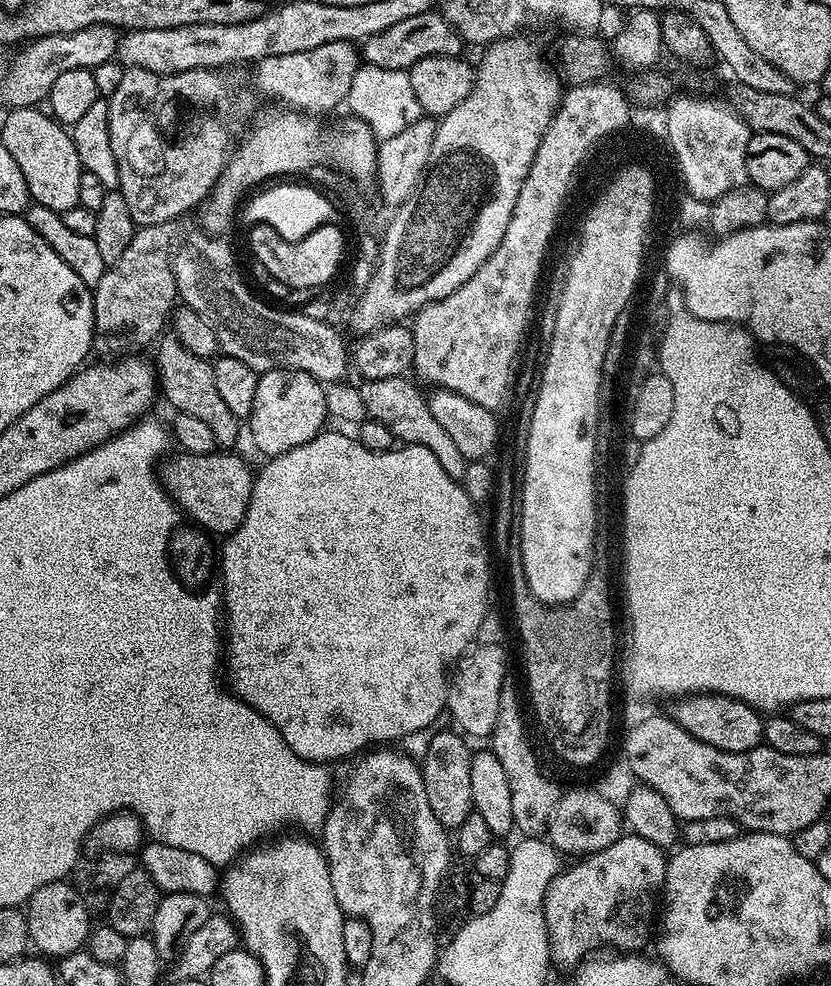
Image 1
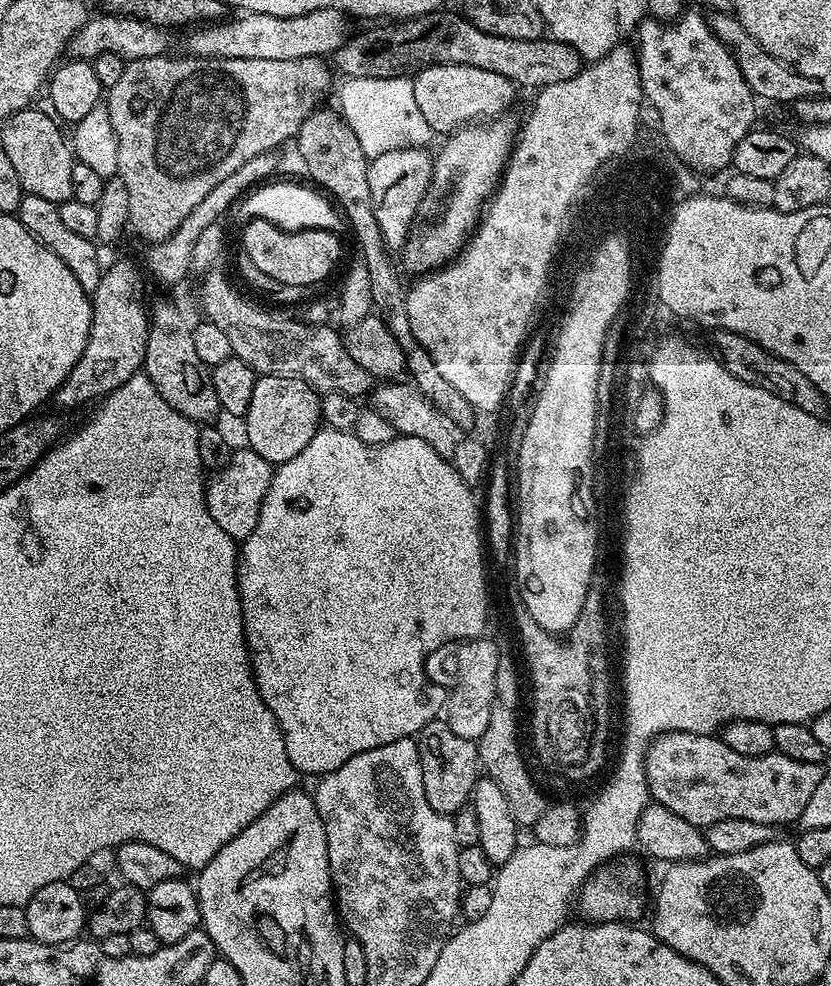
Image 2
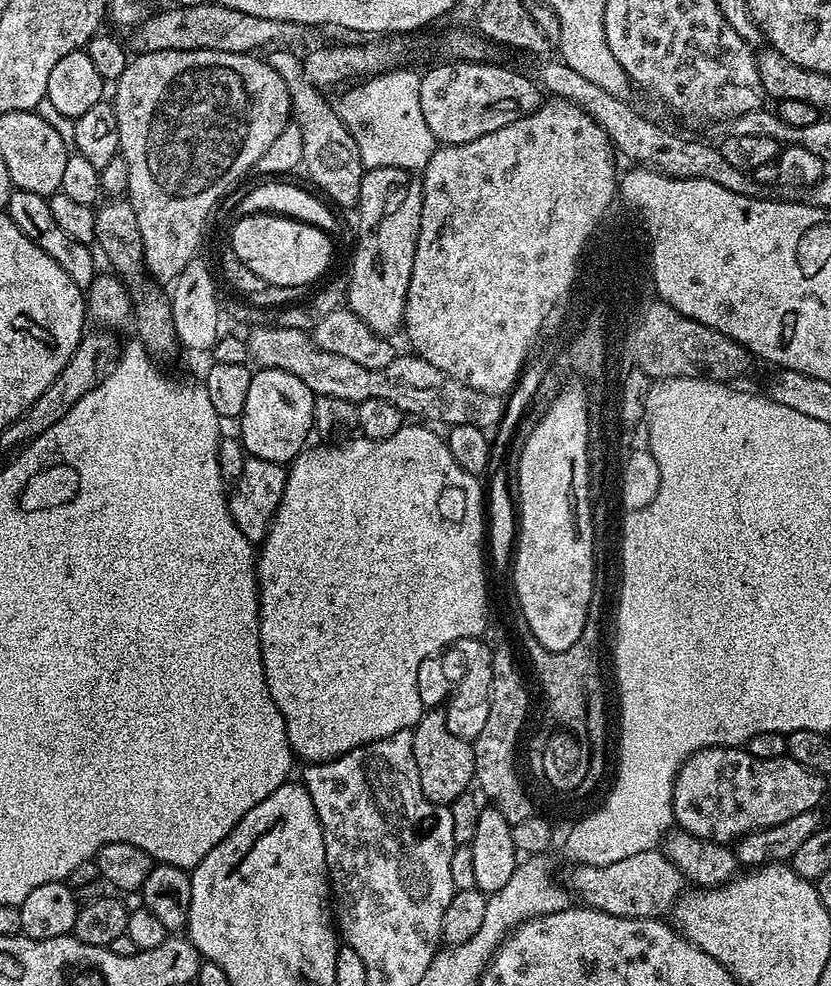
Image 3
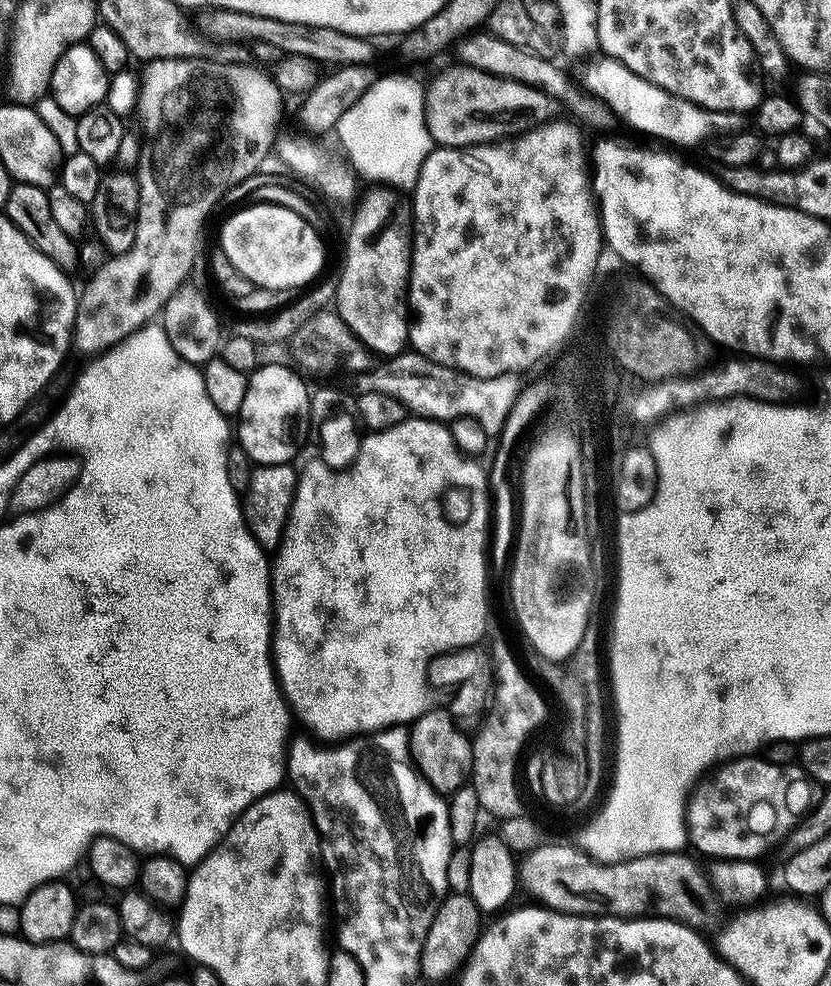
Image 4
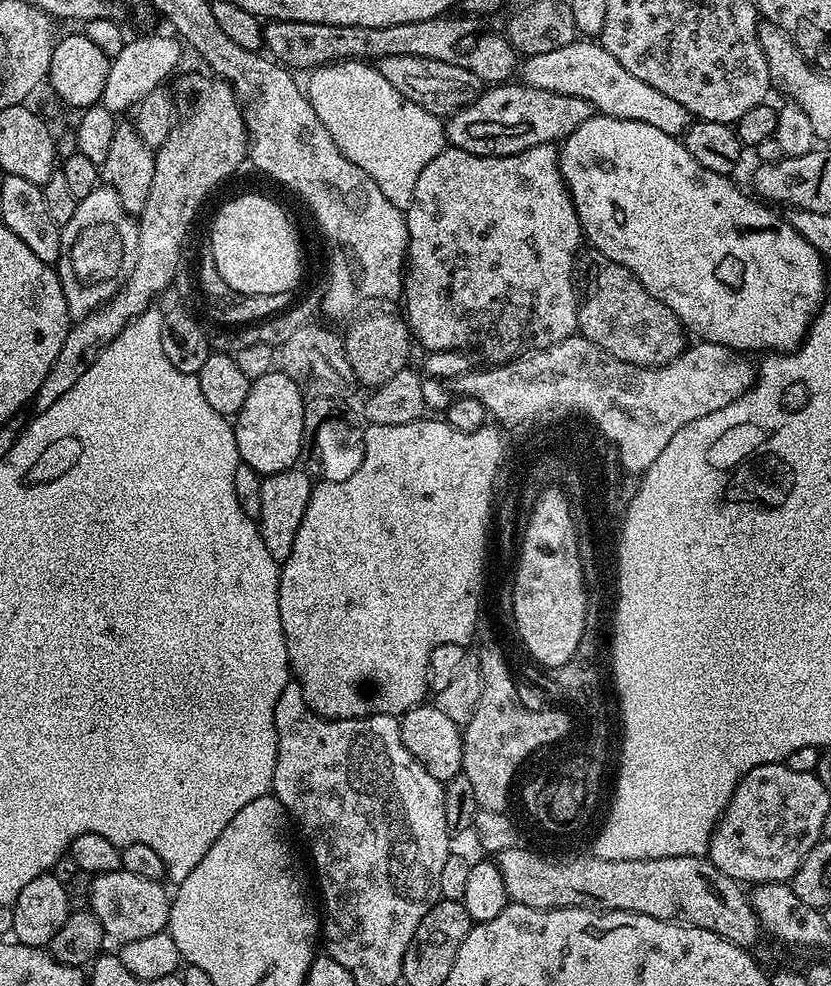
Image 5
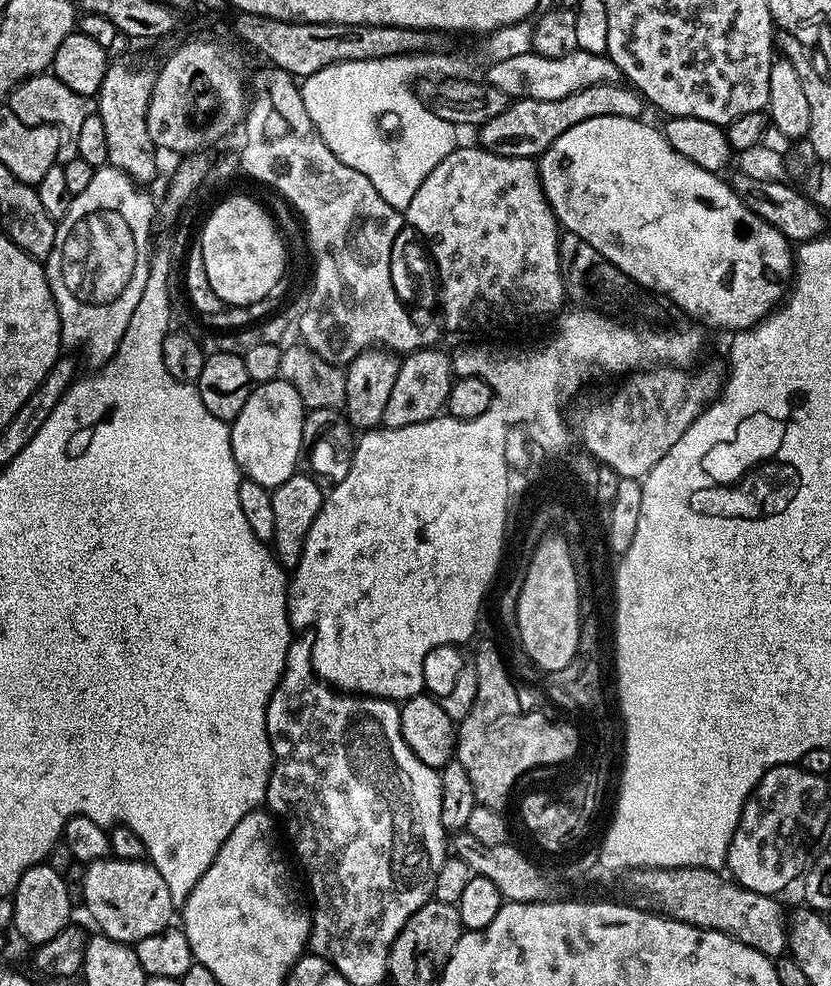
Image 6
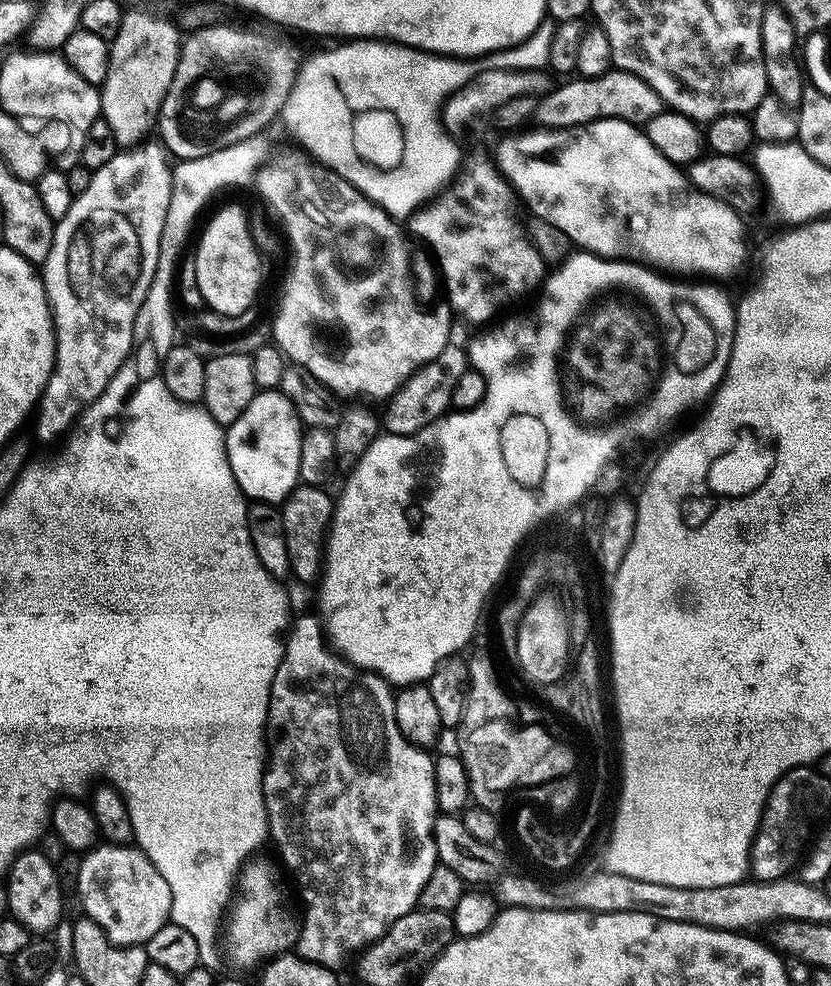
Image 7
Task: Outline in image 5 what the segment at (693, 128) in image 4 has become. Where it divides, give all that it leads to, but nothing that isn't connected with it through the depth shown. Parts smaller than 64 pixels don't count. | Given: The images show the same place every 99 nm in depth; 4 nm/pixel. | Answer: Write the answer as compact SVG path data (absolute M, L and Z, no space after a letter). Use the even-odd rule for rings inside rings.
M578 38L570 46L561 46L558 50L550 50L550 54L534 54L527 57L522 64L523 83L550 90L554 94L570 94L574 98L586 98L597 113L623 120L646 122L646 126L654 126L677 138L687 132L690 117L682 102L674 102L662 90L654 90L642 78L634 78L614 54L604 49L603 44L592 38Z

